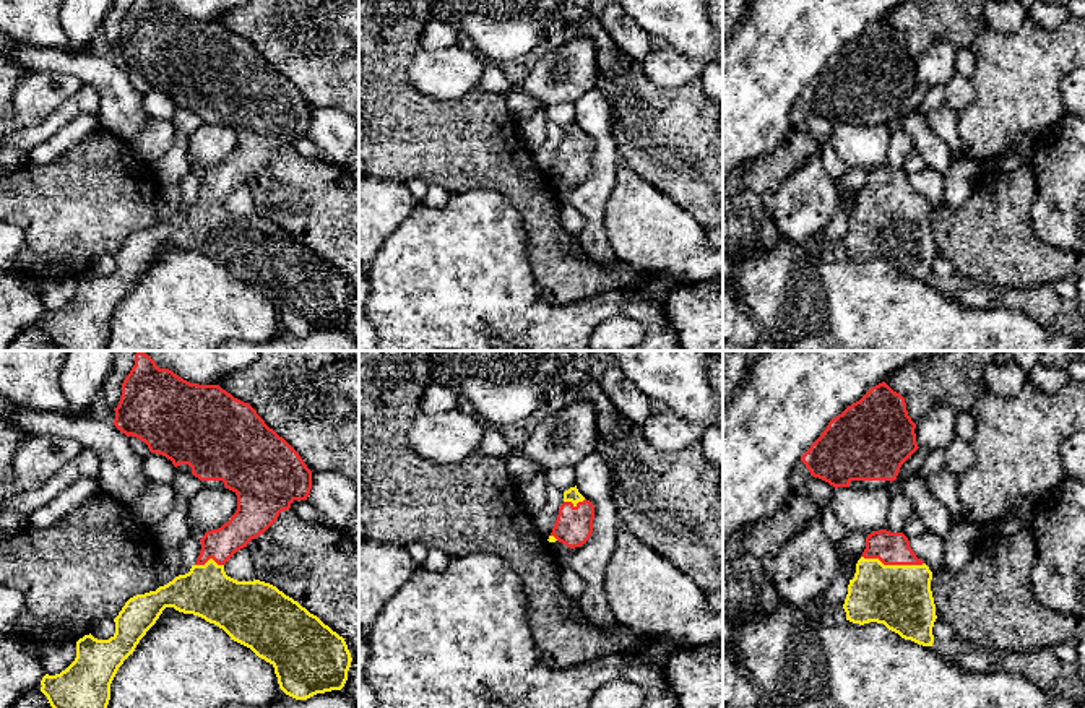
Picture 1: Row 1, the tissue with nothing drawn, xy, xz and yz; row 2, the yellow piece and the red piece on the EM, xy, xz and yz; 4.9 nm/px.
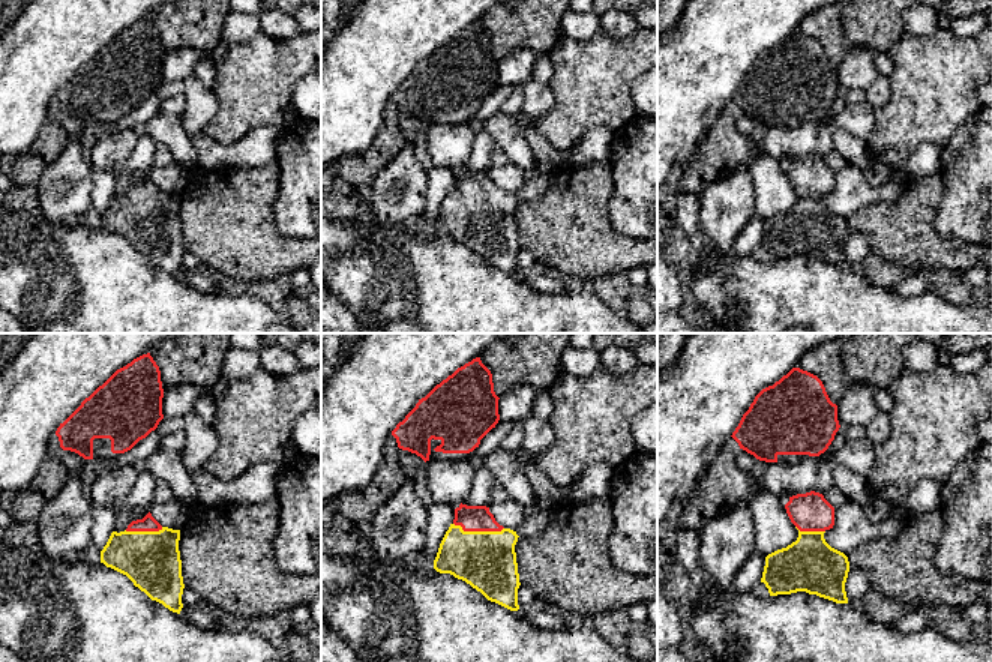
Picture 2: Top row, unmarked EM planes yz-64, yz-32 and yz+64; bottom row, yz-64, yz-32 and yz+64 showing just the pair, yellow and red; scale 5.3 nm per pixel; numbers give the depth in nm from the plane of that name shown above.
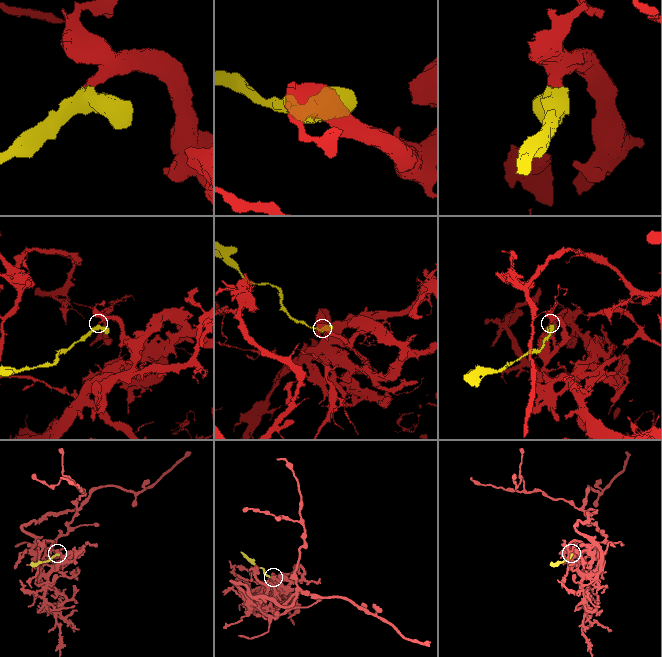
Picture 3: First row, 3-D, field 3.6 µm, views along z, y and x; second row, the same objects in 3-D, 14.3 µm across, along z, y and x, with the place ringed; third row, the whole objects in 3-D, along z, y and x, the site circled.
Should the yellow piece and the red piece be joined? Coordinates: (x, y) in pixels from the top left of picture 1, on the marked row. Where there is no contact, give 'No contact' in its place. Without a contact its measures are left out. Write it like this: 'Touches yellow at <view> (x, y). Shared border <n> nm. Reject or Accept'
Touches yellow at yz (892, 565). Shared border 320 nm. Accept

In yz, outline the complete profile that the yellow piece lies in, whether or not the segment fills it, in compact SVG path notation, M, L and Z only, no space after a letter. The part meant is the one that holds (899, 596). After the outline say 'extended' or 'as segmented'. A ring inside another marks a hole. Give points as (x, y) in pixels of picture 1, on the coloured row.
M887 529L874 531L866 537L866 549L856 563L854 578L849 580L843 604L846 620L853 624L884 624L905 640L932 646L932 627L937 619L931 591L932 572L916 557L903 533Z; extended

